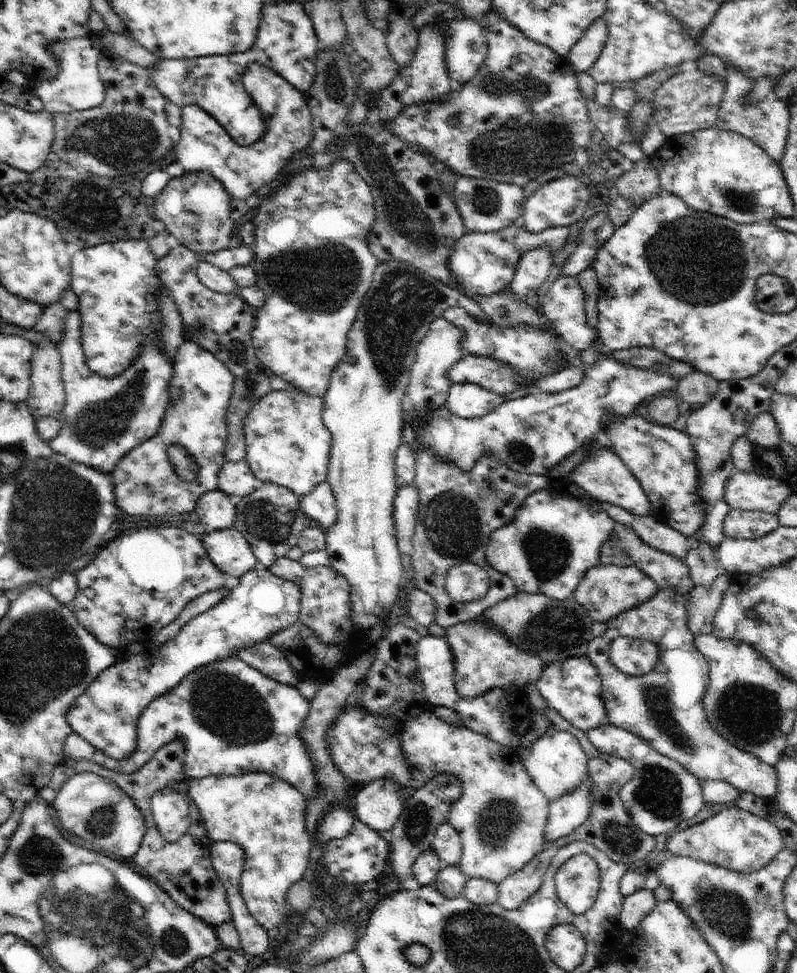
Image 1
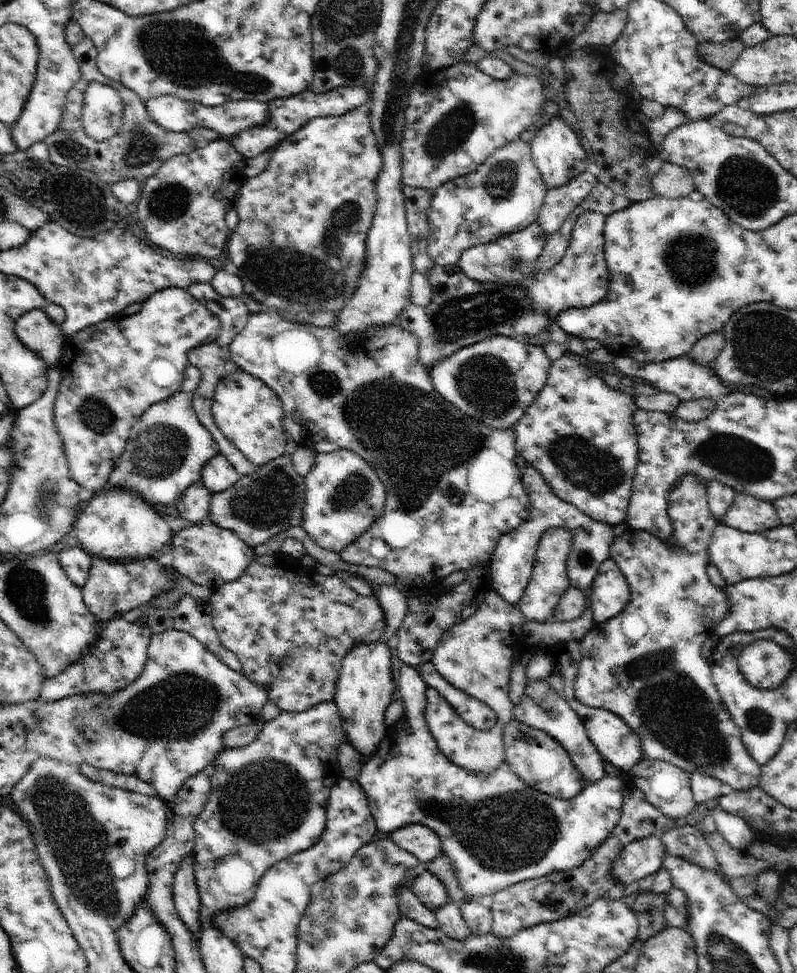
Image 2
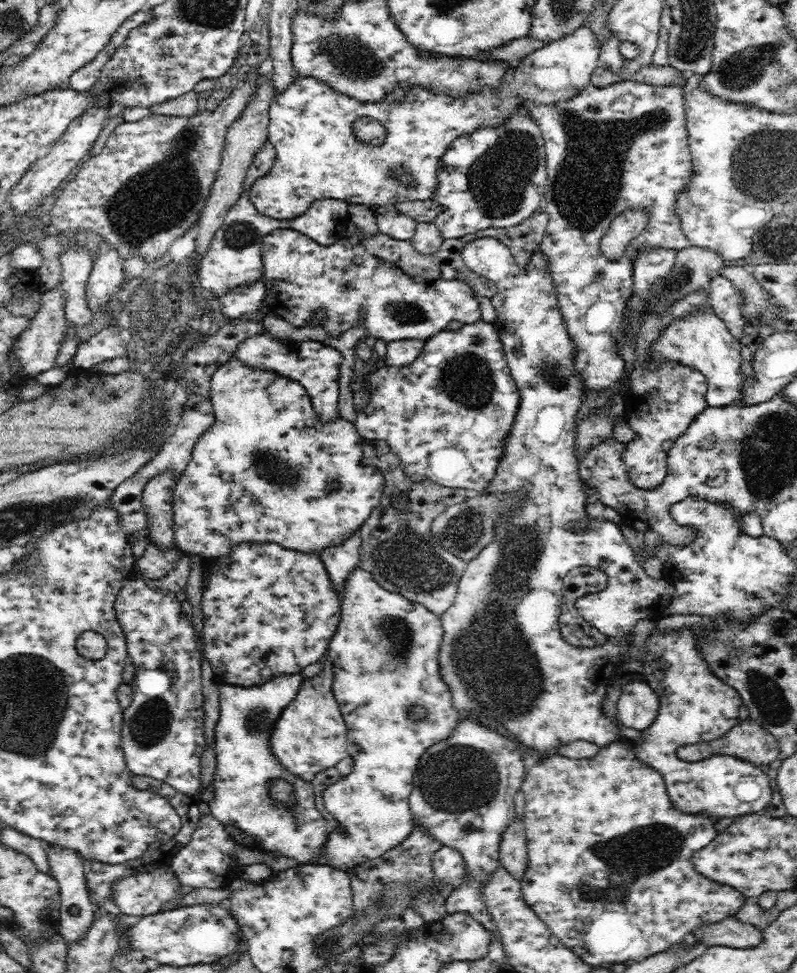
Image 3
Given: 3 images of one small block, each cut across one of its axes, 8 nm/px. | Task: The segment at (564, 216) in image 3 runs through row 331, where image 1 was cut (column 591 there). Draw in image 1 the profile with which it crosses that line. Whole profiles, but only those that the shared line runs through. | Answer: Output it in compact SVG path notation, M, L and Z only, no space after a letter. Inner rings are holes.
M598 563L586 572L584 580L578 584L571 598L586 608L594 623L607 623L609 620L638 608L648 602L658 592L658 586L650 576L646 576L639 568L634 566L623 567L618 565L604 565Z

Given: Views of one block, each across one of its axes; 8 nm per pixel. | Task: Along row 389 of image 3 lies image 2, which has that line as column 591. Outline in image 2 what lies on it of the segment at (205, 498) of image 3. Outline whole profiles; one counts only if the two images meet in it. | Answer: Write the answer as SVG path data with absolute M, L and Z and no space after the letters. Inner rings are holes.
M598 209L585 210L576 220L570 232L570 244L562 260L546 270L536 272L536 261L546 246L548 236L542 226L533 222L514 234L507 234L494 242L473 246L462 252L458 268L476 282L518 284L524 286L526 294L534 302L534 310L548 316L550 325L556 322L560 312L570 308L586 308L602 302L610 288L604 252L604 227L606 216Z

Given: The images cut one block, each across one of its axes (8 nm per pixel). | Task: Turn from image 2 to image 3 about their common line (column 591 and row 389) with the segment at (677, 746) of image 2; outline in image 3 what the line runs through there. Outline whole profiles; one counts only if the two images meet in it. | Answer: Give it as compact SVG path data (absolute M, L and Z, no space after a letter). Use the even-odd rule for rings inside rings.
M696 290L696 292L690 292L686 298L672 304L662 314L642 316L640 332L636 338L638 356L630 376L630 391L623 396L625 410L622 414L626 423L630 424L630 429L634 430L634 440L625 445L622 459L626 463L630 483L635 487L658 488L658 484L662 484L668 472L667 452L673 447L676 439L687 431L689 424L704 408L708 407L705 401L707 380L700 371L667 360L653 360L649 356L649 346L658 338L658 335L661 335L663 328L685 314L704 307L711 308L708 298L708 291Z

